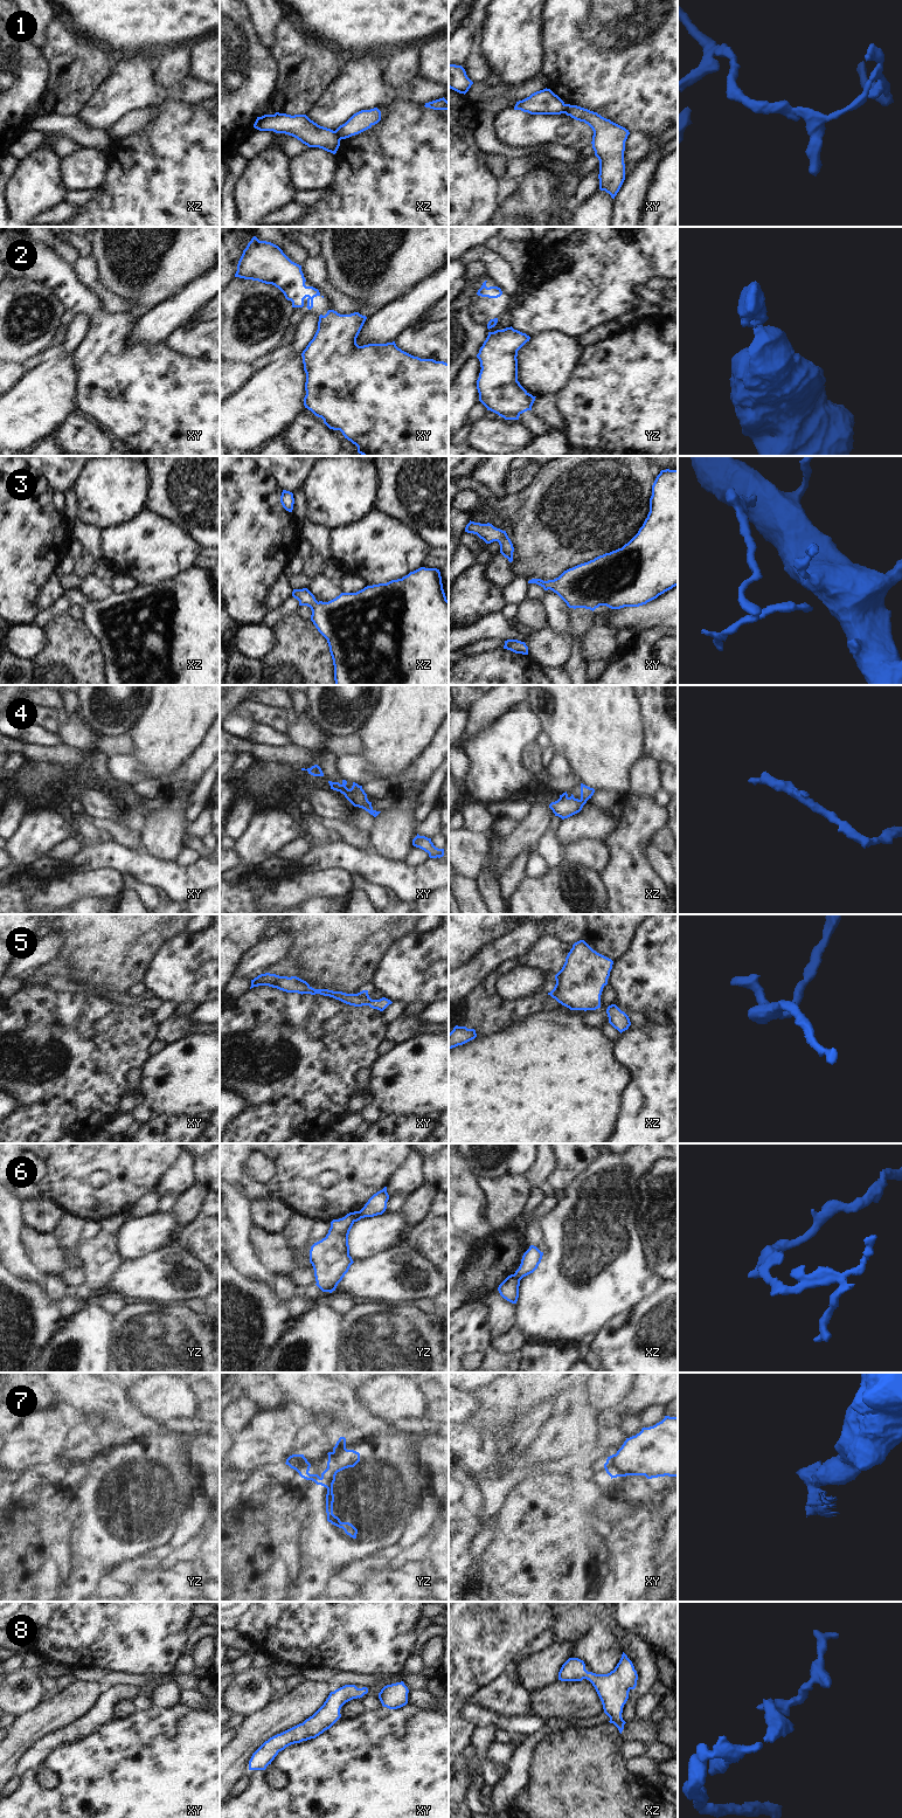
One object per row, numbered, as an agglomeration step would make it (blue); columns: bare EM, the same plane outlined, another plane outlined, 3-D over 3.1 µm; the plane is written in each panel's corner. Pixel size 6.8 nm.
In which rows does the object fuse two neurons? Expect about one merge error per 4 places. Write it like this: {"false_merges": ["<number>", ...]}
{"false_merges": ["1", "7"]}

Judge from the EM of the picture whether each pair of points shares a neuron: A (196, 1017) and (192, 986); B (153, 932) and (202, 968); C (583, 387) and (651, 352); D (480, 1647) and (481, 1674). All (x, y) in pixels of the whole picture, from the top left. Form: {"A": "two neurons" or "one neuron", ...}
{"A": "two neurons", "B": "two neurons", "C": "one neuron", "D": "one neuron"}

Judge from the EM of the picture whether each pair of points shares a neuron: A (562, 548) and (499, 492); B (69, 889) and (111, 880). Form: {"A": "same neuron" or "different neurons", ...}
{"A": "different neurons", "B": "same neuron"}

